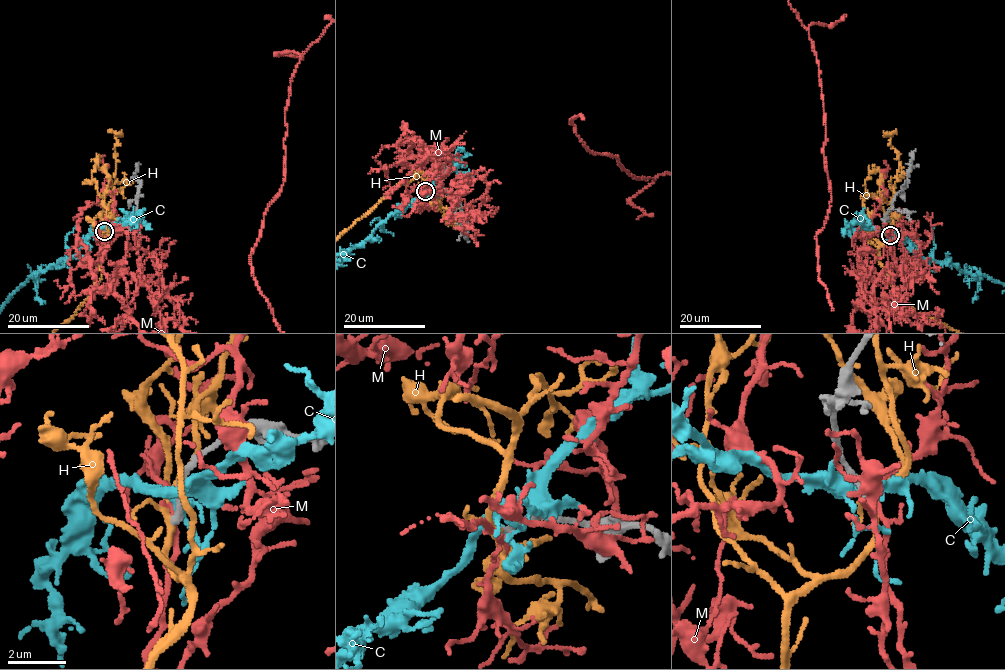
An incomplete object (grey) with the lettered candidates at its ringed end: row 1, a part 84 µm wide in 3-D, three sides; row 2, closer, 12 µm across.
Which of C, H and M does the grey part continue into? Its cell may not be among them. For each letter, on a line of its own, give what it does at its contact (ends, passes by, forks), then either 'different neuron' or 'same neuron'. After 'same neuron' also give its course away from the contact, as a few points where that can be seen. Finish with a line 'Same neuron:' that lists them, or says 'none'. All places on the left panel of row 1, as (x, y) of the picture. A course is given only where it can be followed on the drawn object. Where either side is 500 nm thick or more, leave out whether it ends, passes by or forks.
C: it forks | different neuron
H: it forks | same neuron
M: it forks | different neuron
Same neuron: H

